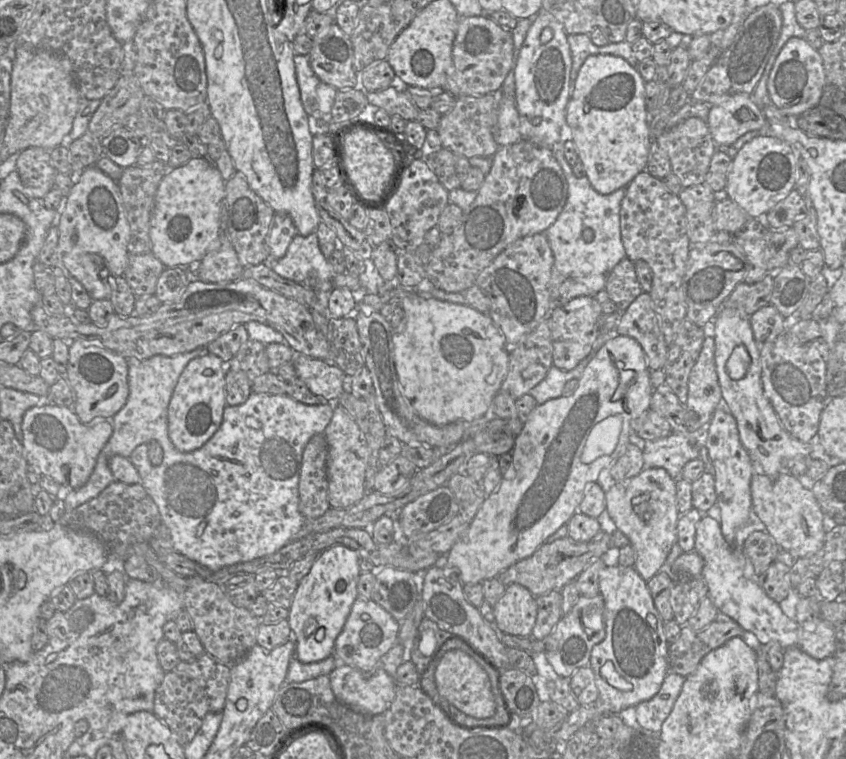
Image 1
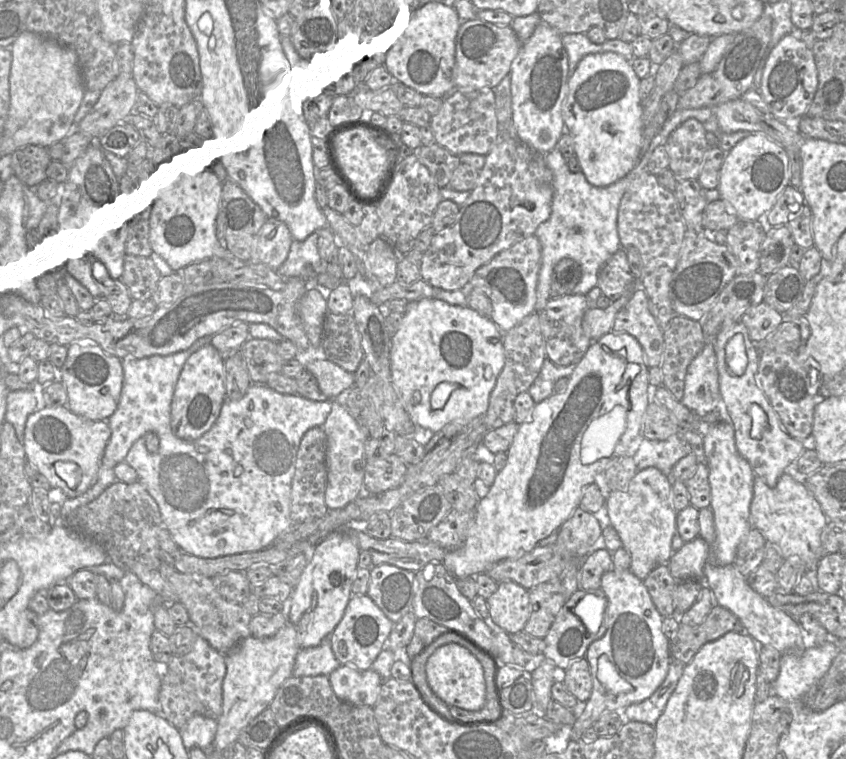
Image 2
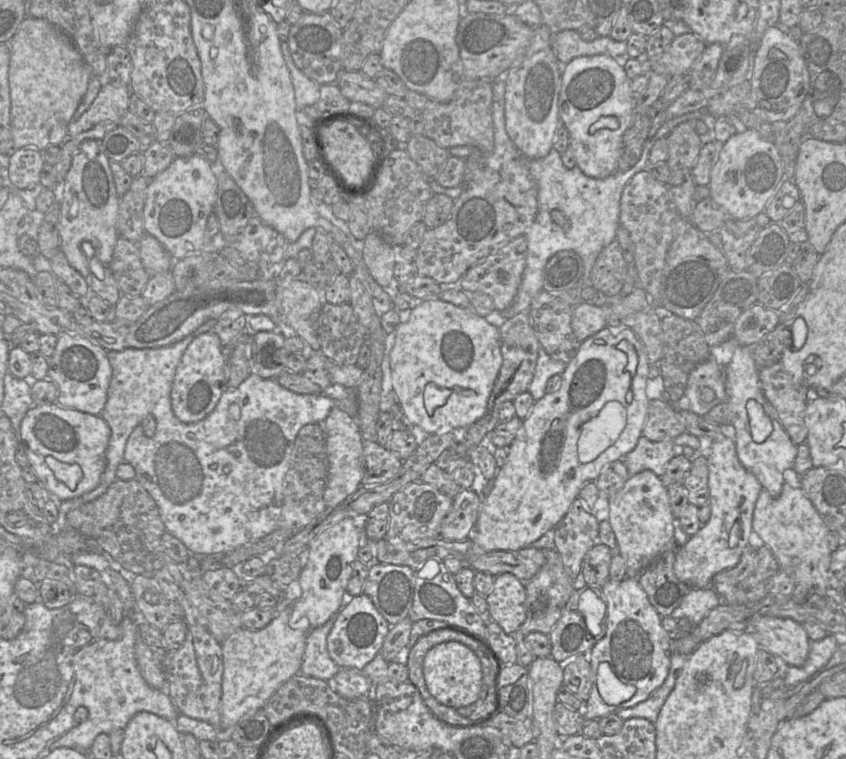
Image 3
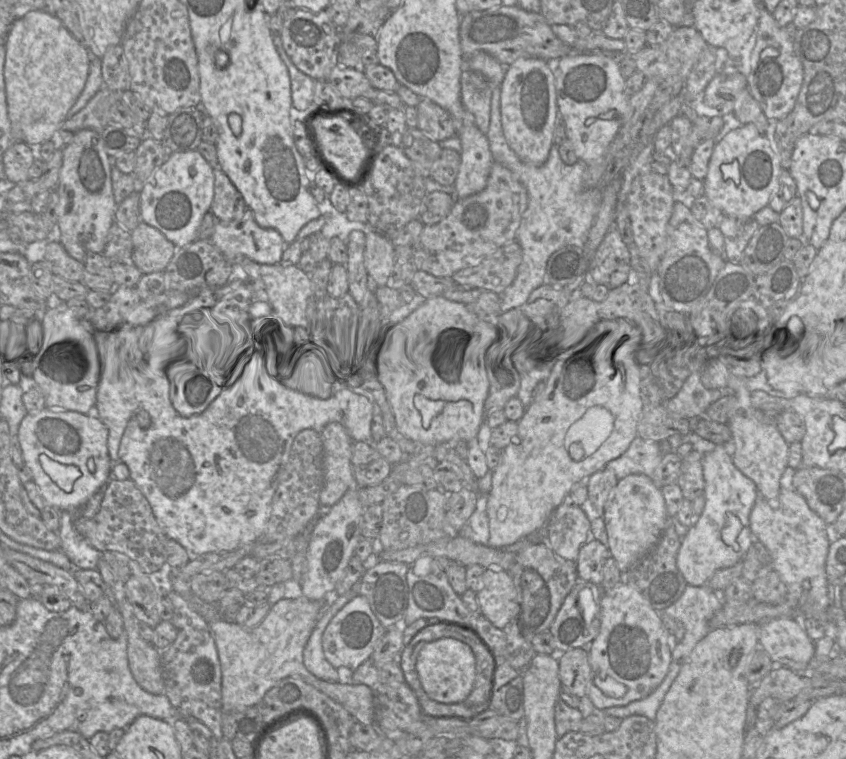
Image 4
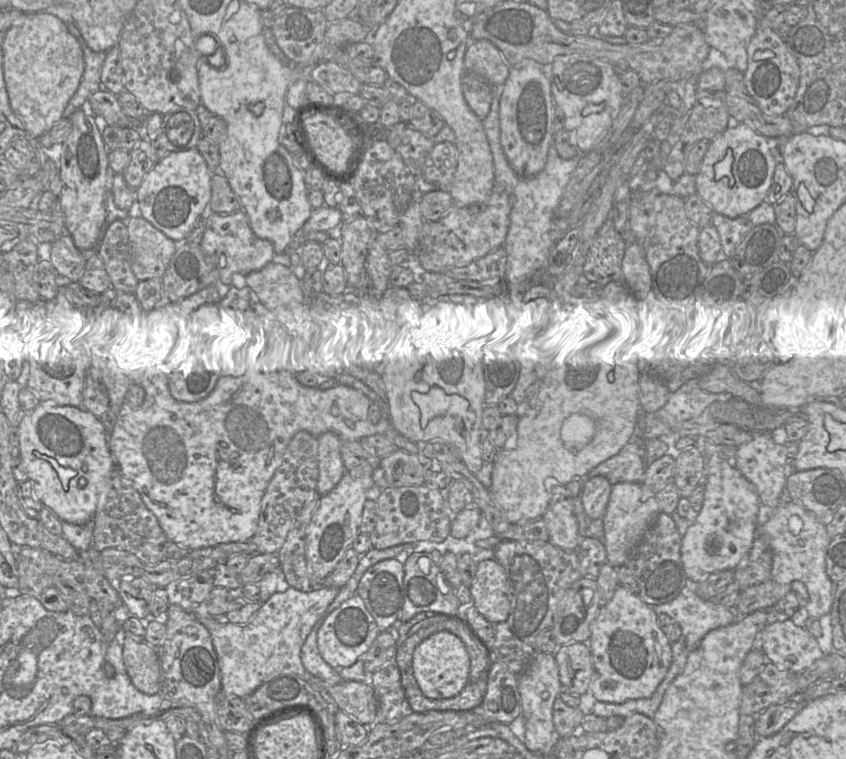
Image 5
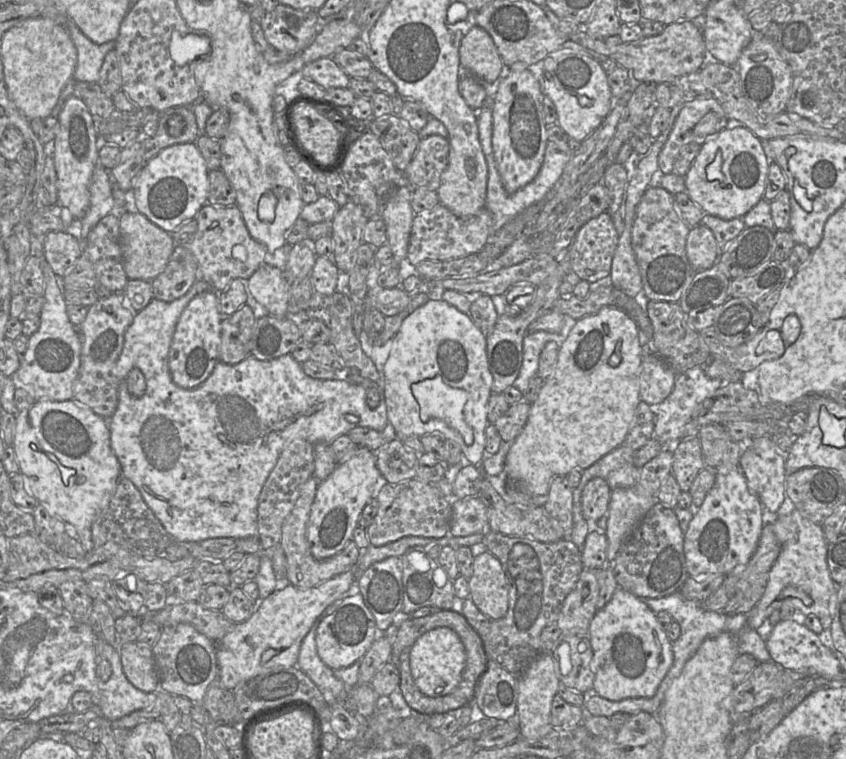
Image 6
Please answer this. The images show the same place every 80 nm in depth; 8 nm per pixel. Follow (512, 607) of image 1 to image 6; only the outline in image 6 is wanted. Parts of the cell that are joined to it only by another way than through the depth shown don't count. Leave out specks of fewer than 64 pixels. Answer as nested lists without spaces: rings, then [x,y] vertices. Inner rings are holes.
[[[489,551],[475,556],[473,574],[468,579],[470,599],[476,607],[491,620],[504,617],[509,608],[509,585],[499,560]]]

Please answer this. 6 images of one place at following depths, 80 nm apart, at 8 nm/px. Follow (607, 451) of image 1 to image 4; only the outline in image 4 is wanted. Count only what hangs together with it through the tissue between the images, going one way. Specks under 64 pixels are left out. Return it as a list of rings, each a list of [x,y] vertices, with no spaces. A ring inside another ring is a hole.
[[[596,406],[588,409],[586,413],[568,429],[565,436],[565,446],[568,448],[573,443],[581,444],[585,457],[593,455],[608,439],[614,428],[614,417],[609,410]]]

